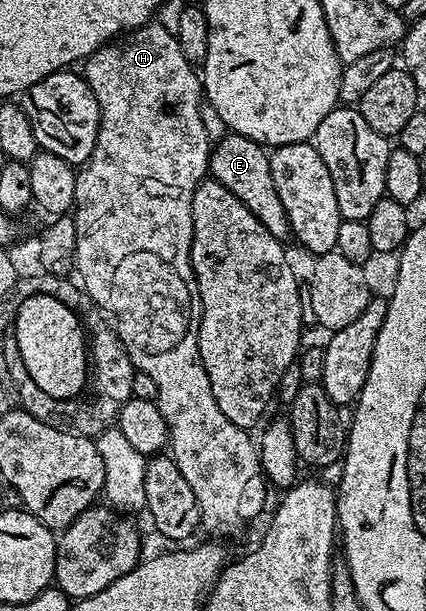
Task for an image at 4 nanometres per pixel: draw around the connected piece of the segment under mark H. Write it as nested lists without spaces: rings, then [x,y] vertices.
[[[153,20],[148,22],[144,26],[140,26],[137,30],[129,30],[127,34],[111,41],[107,46],[98,48],[93,52],[91,56],[83,63],[82,66],[82,77],[88,86],[94,92],[94,96],[98,100],[100,105],[100,131],[96,137],[96,143],[94,144],[94,152],[92,157],[87,161],[86,165],[76,175],[76,205],[74,207],[74,217],[76,220],[76,231],[78,232],[78,244],[76,245],[76,265],[75,269],[80,270],[80,278],[84,281],[82,286],[83,293],[89,294],[92,297],[92,302],[99,310],[104,311],[109,322],[112,323],[113,330],[116,331],[118,337],[120,337],[120,347],[126,352],[126,356],[130,356],[132,365],[137,370],[146,372],[146,376],[151,376],[154,380],[154,384],[158,384],[159,392],[156,393],[155,404],[158,409],[162,412],[162,416],[166,420],[168,425],[168,446],[170,447],[170,457],[175,460],[178,464],[178,472],[182,472],[182,476],[186,476],[186,481],[190,483],[190,488],[194,488],[194,496],[198,500],[198,508],[200,509],[200,525],[206,531],[209,530],[209,535],[220,536],[216,534],[232,534],[240,525],[243,524],[244,518],[252,518],[260,510],[260,505],[264,502],[264,486],[266,487],[266,479],[264,477],[264,469],[260,467],[260,451],[257,443],[254,441],[247,429],[238,424],[234,424],[230,420],[226,420],[226,412],[222,412],[222,408],[218,408],[218,400],[214,400],[214,392],[210,388],[210,376],[206,376],[206,368],[202,364],[202,356],[200,355],[200,349],[198,348],[198,336],[200,335],[200,317],[202,316],[202,304],[200,303],[200,293],[198,292],[198,284],[196,283],[196,277],[192,271],[192,197],[194,192],[200,187],[200,183],[205,181],[206,175],[208,174],[208,155],[210,153],[210,140],[206,136],[206,128],[202,128],[202,116],[200,115],[200,104],[202,101],[202,78],[199,73],[196,74],[194,71],[193,63],[186,60],[186,56],[182,52],[182,48],[178,44],[175,33],[169,27],[162,25],[159,20]]]

